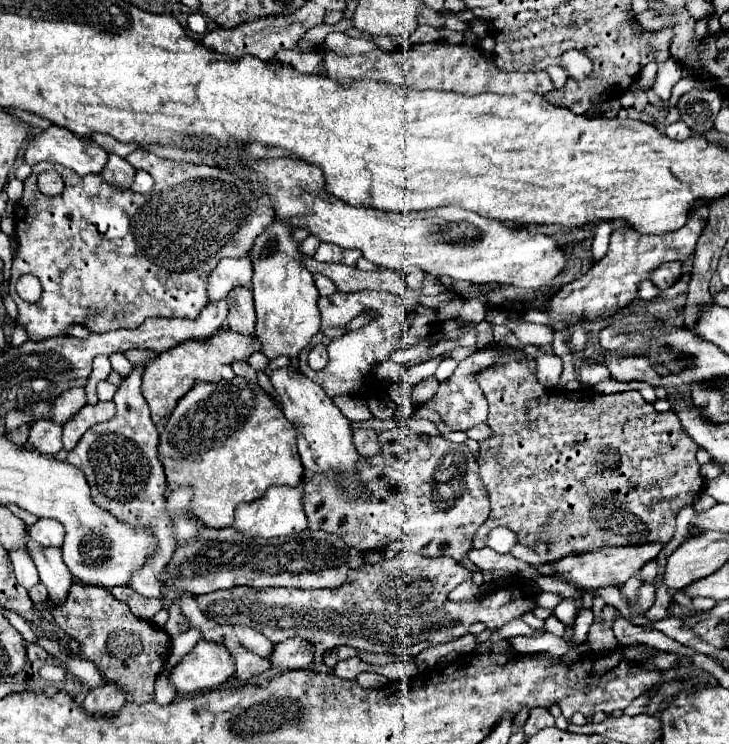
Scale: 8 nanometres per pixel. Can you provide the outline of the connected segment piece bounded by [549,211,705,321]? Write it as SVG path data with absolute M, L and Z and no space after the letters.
M691 211L687 223L681 229L665 235L643 235L631 225L613 231L607 255L593 263L593 267L581 279L563 285L551 297L551 309L563 315L577 315L581 321L613 315L617 309L627 307L637 297L637 285L649 279L651 269L667 261L687 261L695 251L695 243L703 229L705 221L697 215L697 211Z

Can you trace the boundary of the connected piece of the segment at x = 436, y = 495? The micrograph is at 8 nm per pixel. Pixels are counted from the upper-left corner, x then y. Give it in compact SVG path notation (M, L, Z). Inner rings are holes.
M395 427L391 431L379 433L379 455L359 457L357 461L357 477L367 487L367 495L363 497L347 497L343 487L339 485L339 473L317 473L303 487L303 509L309 521L309 529L319 529L327 533L335 533L347 541L347 545L369 551L413 551L417 555L437 559L437 557L453 557L455 561L467 559L475 531L489 517L489 501L483 493L483 483L477 473L477 461L469 453L465 443L451 443L443 437L427 437L419 441L417 429L411 427Z

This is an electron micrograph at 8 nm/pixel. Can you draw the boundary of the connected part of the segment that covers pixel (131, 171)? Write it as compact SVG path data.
M109 155L109 161L103 169L103 179L119 187L129 187L135 173L135 167L129 165L125 159L121 159L119 155Z

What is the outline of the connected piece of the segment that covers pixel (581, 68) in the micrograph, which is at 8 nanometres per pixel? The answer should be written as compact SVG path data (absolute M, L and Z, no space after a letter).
M576 49L566 51L561 56L566 72L571 79L581 81L593 71L593 61L583 53Z

